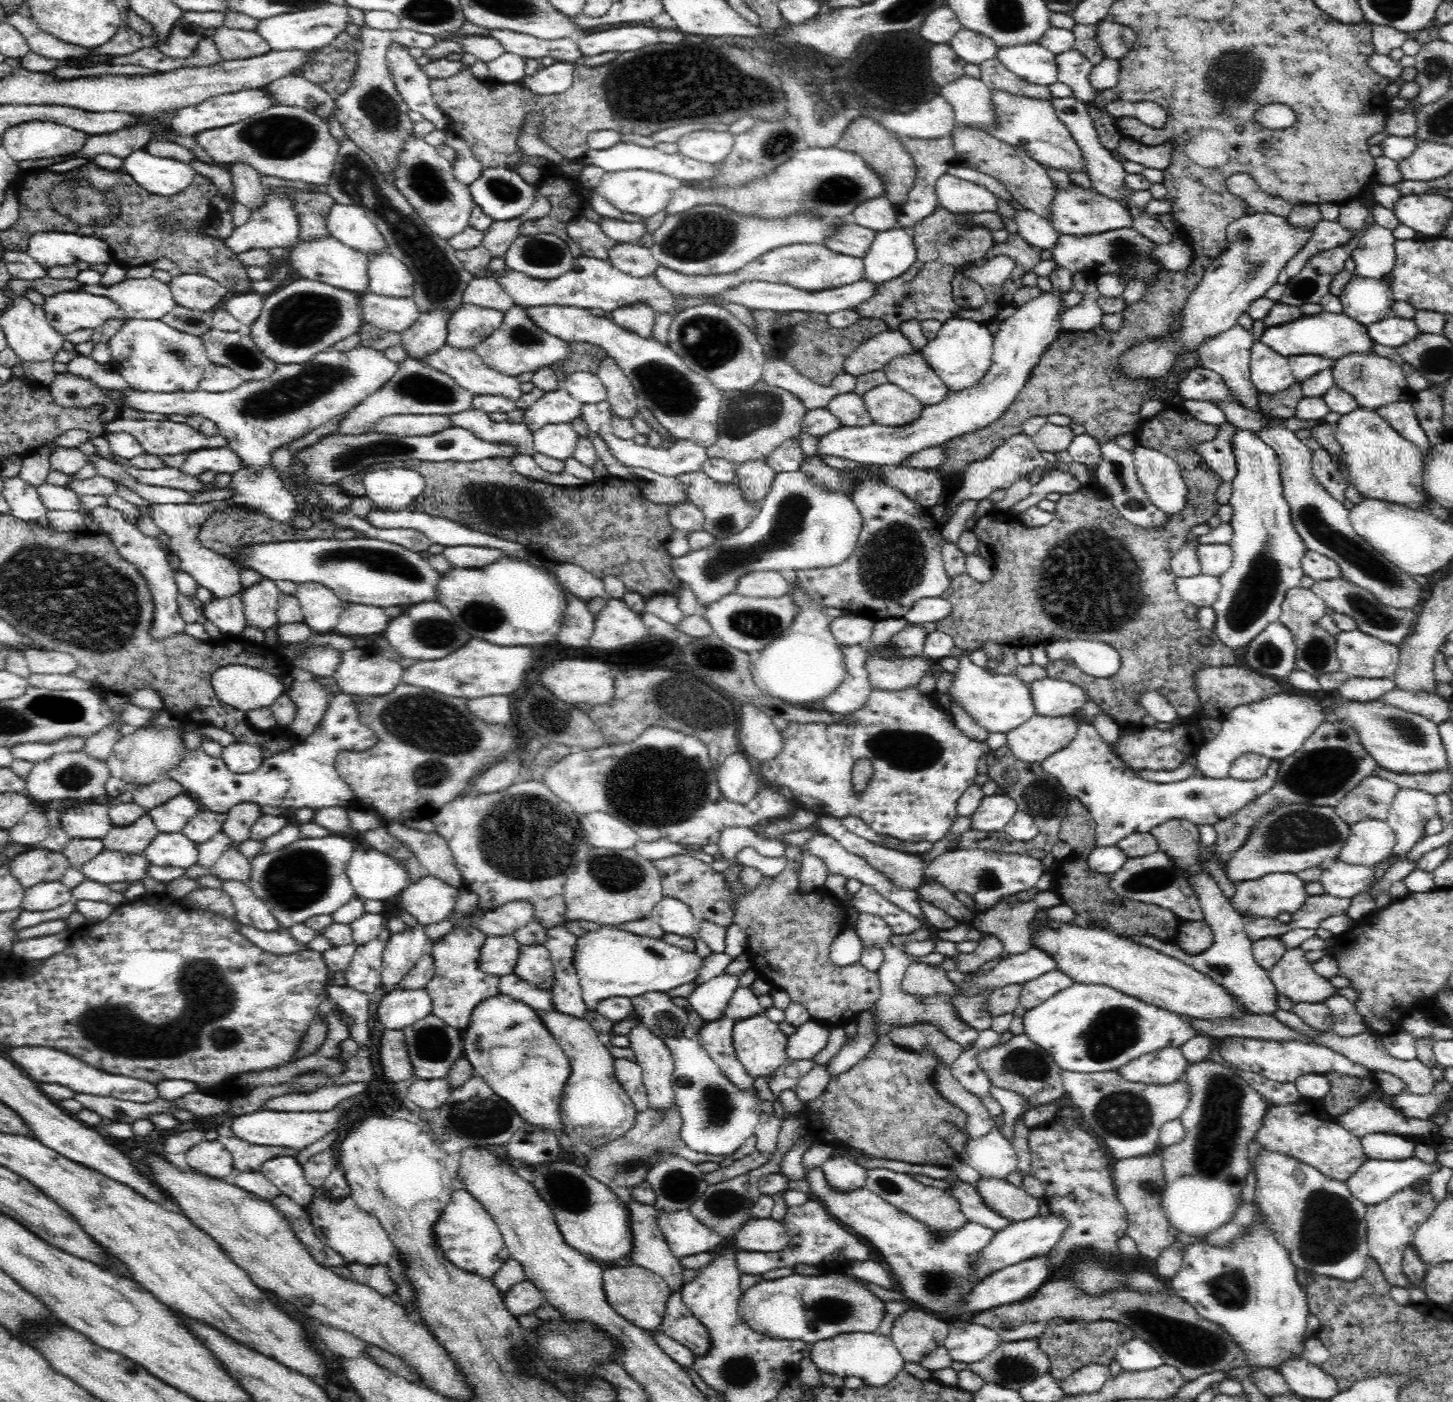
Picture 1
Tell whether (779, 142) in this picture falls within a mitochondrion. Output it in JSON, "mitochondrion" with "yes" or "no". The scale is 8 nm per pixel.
{"mitochondrion":"yes"}

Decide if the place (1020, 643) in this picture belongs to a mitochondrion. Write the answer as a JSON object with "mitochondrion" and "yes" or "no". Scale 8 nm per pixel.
{"mitochondrion":"no"}

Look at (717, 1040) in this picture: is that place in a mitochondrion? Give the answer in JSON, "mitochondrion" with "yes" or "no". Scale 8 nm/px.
{"mitochondrion":"no"}

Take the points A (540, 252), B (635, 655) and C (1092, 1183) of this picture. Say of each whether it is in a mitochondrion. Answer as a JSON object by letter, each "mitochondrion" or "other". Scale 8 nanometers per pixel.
{"A":"mitochondrion","B":"other","C":"other"}

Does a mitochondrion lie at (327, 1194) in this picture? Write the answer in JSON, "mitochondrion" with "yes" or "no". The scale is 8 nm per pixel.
{"mitochondrion":"no"}

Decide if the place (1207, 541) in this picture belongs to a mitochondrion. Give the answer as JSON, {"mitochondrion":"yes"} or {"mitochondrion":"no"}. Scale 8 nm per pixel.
{"mitochondrion":"no"}

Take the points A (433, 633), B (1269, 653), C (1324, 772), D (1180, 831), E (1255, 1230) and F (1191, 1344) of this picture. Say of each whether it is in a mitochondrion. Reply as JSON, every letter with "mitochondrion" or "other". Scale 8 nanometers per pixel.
{"A":"mitochondrion","B":"mitochondrion","C":"mitochondrion","D":"mitochondrion","E":"other","F":"mitochondrion"}

